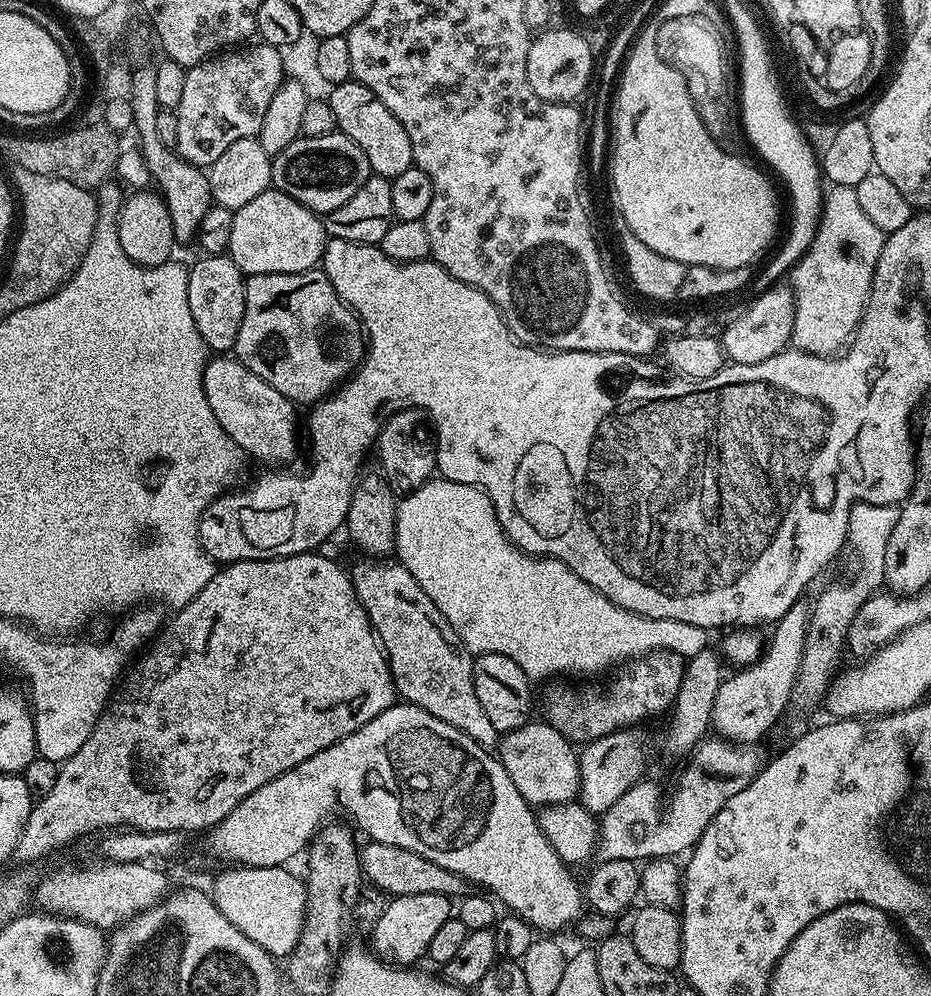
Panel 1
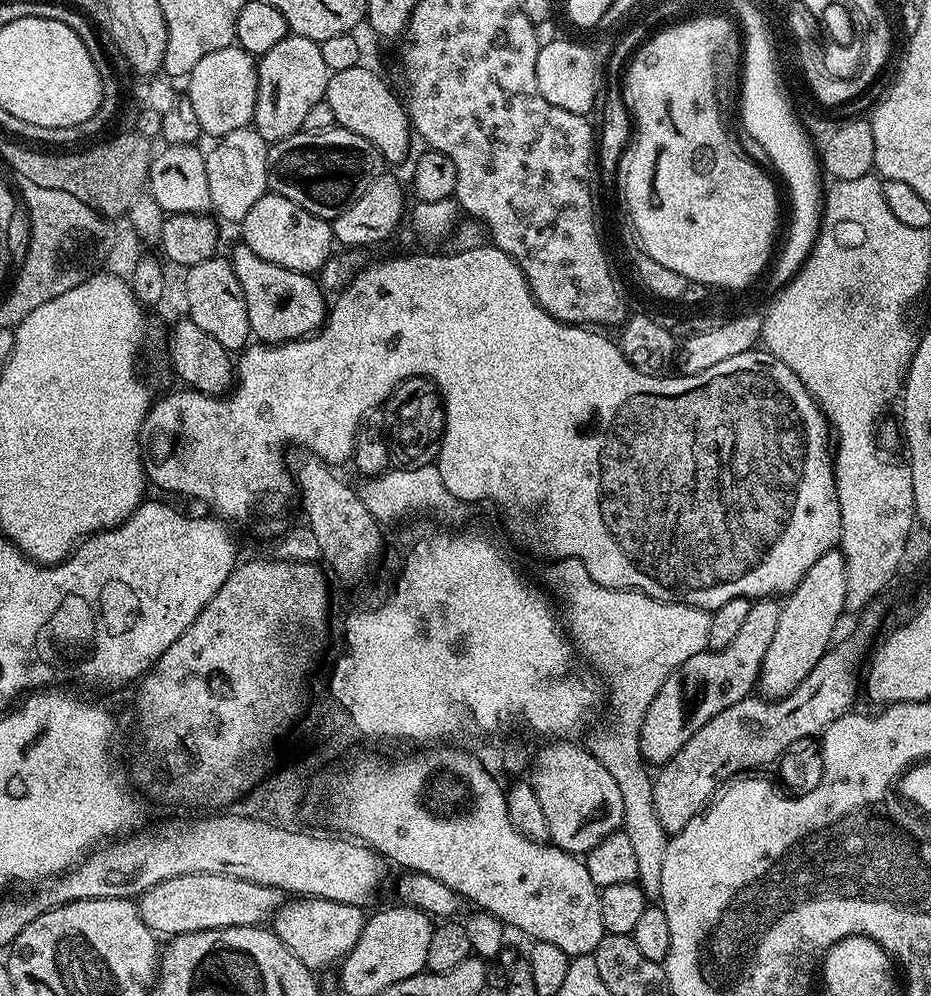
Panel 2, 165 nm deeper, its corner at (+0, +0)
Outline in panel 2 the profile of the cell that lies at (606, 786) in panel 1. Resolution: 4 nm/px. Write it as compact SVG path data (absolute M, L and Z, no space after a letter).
M776 598L753 600L750 614L730 646L686 658L686 662L662 682L662 690L658 690L654 702L650 702L640 731L640 754L649 765L663 766L714 718L714 714L722 714L722 710L734 706L734 702L742 702L753 695L760 679L762 658L766 658L766 649L778 627L780 605L781 601Z

